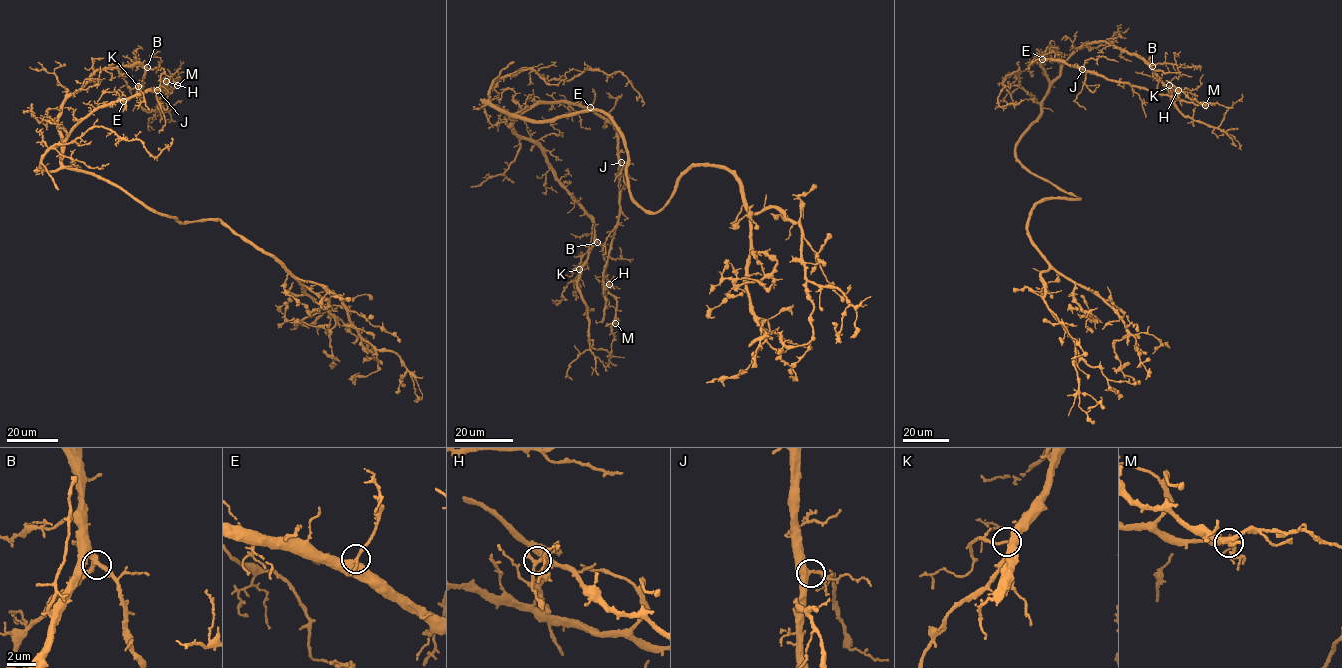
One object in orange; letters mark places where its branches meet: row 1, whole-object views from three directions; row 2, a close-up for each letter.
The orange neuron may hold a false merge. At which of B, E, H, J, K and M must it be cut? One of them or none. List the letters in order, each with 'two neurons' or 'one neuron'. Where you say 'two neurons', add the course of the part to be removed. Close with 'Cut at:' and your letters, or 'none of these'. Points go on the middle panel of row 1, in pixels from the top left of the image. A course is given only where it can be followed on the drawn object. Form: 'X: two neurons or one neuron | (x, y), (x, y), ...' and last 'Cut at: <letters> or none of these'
B: one neuron
E: one neuron
H: two neurons | (609, 284), (608, 290), (616, 301), (611, 328), (614, 339), (608, 357)
J: one neuron
K: one neuron
M: one neuron
Cut at: H

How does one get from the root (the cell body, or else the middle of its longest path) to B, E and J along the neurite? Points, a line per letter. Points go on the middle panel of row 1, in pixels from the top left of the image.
B: (609, 117), (590, 109), (543, 120), (512, 116), (508, 126), (540, 148), (552, 173), (590, 218), (597, 242)
E: (609, 117), (590, 109), (543, 120), (510, 117), (515, 118), (538, 104), (553, 101), (590, 107)
J: (609, 117), (590, 109), (543, 120), (510, 117), (553, 101), (591, 108), (616, 130), (621, 162)

